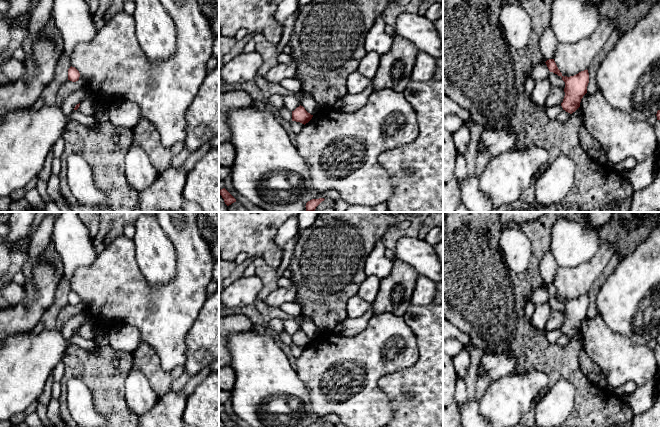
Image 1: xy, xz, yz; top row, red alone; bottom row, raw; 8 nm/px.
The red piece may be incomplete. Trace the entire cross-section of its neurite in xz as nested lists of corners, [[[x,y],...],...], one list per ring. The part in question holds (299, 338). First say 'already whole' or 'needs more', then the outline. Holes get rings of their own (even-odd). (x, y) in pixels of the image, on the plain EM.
already whole; [[[301,329],[292,335],[292,345],[300,346],[304,349],[308,347],[312,341],[313,339],[308,337]]]

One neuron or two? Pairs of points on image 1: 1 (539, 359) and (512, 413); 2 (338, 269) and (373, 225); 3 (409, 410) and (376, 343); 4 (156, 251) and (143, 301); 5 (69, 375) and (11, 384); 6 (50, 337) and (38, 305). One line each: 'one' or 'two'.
1: two
2: one
3: two
4: two
5: two
6: two

